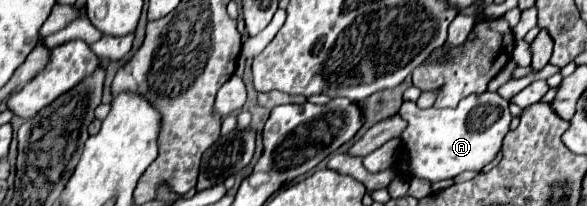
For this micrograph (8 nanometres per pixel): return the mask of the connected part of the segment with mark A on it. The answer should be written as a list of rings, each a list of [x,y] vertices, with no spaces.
[[[498,92],[470,94],[458,108],[446,110],[420,110],[416,102],[406,100],[400,108],[400,116],[408,122],[402,132],[404,160],[398,160],[398,170],[412,178],[424,178],[430,182],[454,178],[464,170],[478,172],[482,166],[492,162],[502,150],[502,140],[510,130],[512,114],[508,110],[508,100]]]

